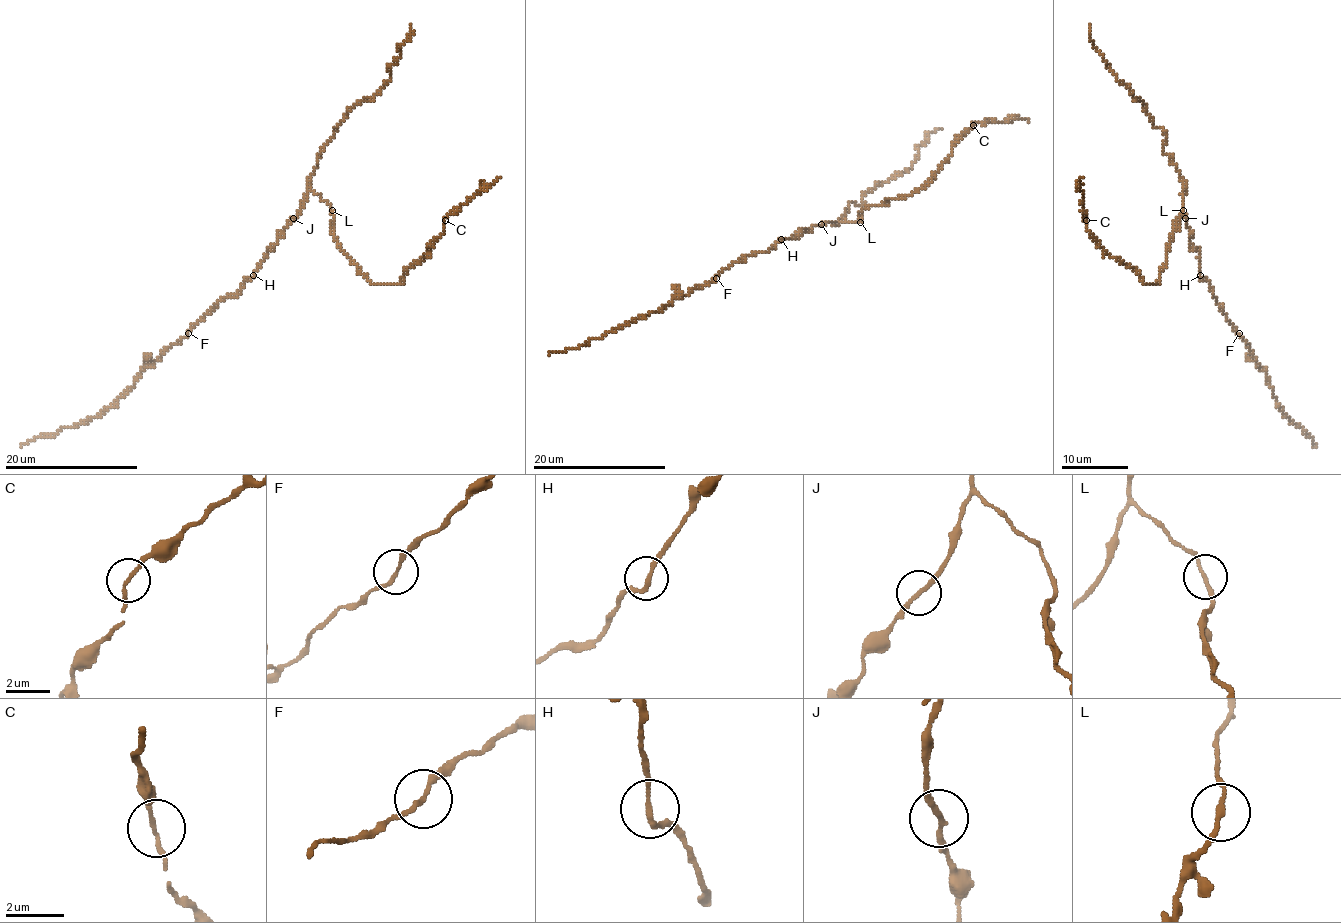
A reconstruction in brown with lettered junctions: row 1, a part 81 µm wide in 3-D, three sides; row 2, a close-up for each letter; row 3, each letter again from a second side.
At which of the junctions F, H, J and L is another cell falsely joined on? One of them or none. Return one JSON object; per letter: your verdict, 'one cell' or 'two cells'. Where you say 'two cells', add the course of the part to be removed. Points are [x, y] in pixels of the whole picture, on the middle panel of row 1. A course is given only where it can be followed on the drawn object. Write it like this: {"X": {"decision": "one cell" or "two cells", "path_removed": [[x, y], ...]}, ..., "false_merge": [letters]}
{"F": {"decision": "one cell"}, "H": {"decision": "one cell"}, "J": {"decision": "one cell"}, "L": {"decision": "one cell"}, "false_merge": []}

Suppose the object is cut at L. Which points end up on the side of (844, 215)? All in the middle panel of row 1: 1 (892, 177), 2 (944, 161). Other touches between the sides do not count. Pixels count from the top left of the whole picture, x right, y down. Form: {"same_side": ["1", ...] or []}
{"same_side": ["1"]}

